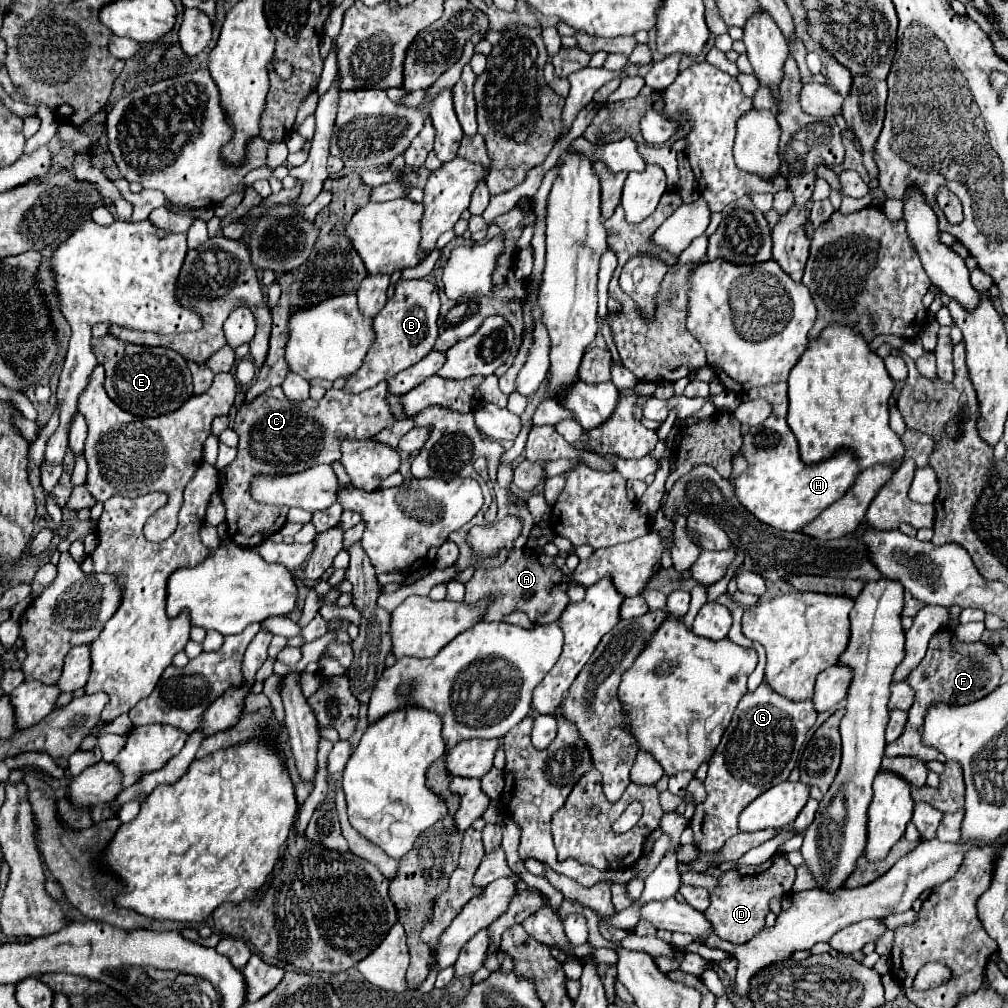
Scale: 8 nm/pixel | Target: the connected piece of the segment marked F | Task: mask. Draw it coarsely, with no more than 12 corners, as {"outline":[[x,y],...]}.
{"outline":[[948,631],[904,679],[916,691],[902,737],[886,757],[946,763],[922,743],[936,703],[984,699],[1002,677],[986,643],[964,645]]}

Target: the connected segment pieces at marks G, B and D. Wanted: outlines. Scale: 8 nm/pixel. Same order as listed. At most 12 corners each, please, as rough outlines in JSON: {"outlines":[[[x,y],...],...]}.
{"outlines":[[[768,683],[740,699],[710,759],[694,845],[788,779],[816,715]],[[400,279],[344,385],[362,393],[432,351],[440,297]],[[784,853],[760,865],[682,873],[708,889],[714,933],[746,943],[792,893]]]}

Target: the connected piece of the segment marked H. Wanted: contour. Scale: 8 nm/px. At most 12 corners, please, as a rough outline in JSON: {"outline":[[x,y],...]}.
{"outline":[[786,419],[750,427],[738,501],[800,531],[860,475],[848,449],[802,465]]}

